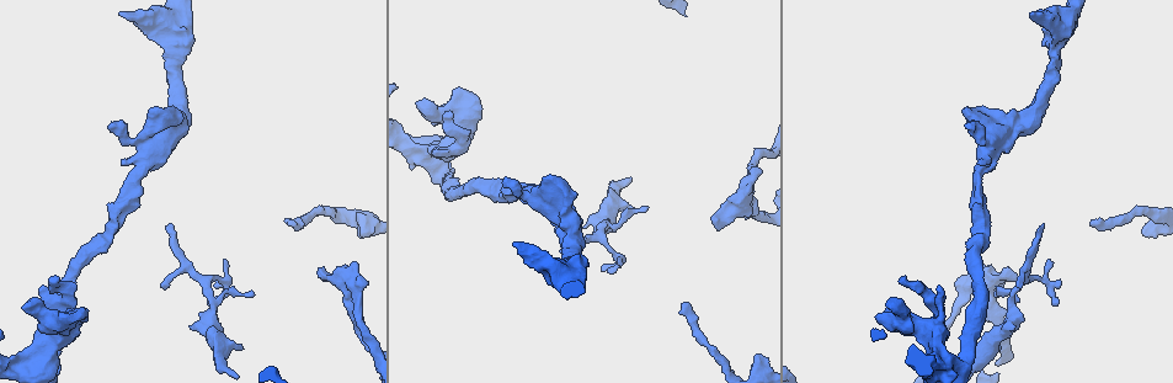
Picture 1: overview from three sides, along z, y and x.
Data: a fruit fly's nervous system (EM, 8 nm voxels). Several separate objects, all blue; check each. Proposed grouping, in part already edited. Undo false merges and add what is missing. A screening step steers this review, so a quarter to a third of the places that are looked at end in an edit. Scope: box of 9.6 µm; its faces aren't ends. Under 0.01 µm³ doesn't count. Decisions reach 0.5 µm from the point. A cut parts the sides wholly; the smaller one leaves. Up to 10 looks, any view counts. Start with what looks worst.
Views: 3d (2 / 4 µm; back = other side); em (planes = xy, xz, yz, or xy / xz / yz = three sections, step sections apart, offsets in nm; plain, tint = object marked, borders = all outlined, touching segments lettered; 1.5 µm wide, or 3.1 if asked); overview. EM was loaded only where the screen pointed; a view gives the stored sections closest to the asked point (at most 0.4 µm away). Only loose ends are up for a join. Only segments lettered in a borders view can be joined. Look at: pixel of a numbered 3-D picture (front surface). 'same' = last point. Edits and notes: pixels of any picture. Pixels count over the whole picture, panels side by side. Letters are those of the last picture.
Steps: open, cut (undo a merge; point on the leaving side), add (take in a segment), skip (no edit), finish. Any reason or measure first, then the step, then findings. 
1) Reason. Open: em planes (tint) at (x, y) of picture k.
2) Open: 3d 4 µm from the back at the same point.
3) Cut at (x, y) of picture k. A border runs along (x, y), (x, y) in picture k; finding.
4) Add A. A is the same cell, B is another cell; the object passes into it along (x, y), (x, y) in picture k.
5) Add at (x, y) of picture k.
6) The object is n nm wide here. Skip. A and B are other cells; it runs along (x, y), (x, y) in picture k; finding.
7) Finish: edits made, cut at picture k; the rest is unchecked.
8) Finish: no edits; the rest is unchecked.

Stops while still wide. Open: em xy step 4 (borders) at (120, 12) of picture 1.

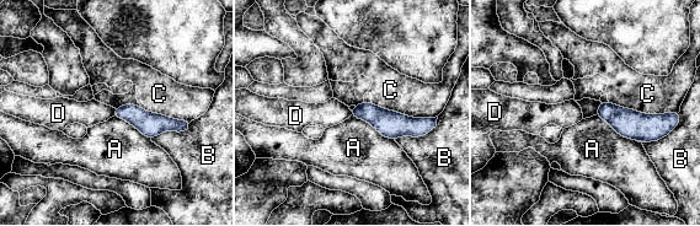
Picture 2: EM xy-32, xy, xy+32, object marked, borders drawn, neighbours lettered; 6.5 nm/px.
Open: em planes (borders) at the same point.

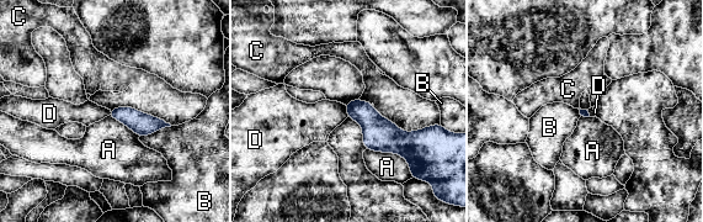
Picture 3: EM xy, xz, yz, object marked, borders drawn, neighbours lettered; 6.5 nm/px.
The longest contact is with C, 420 nm. Skip. A, B, C and D are other cells; none of them fits.

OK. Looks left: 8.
Long arm stops here. Open: em planes (borders) at (1091, 226) of picture 1.

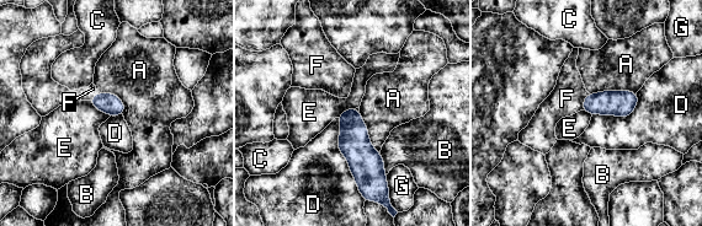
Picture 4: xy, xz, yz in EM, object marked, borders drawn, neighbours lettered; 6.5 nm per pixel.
Add F. F is the same cell, A, B, C, D, E and G are other cells; the object passes into it along (621, 103), (584, 103), (567, 98) in picture 4; the neuron continues.

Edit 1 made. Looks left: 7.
Open: overview.

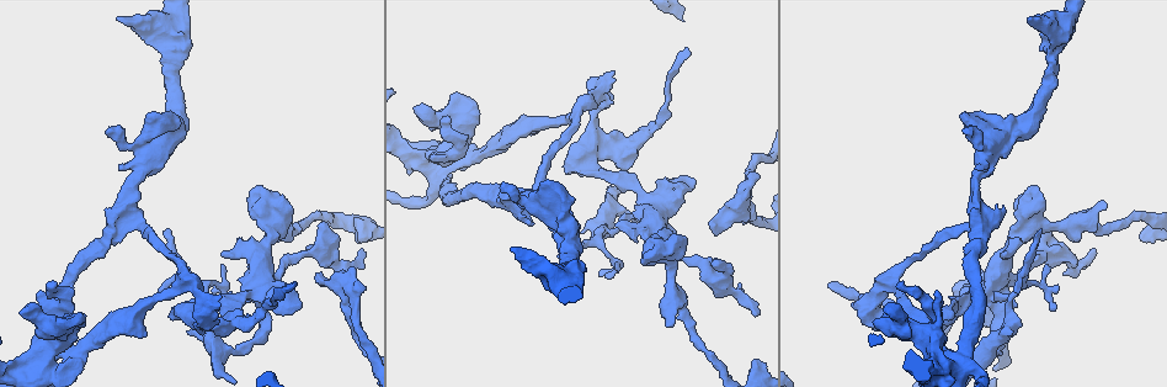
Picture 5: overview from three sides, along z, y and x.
Free end. Open: em planes (tint) at (167, 230) of picture 5.

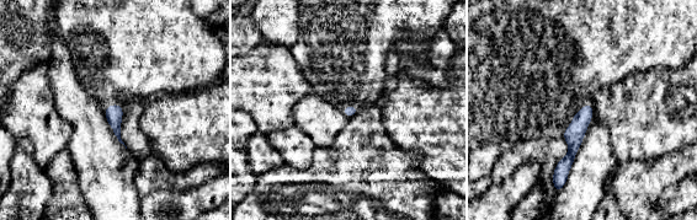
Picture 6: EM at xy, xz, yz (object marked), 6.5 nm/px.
Open: em planes (borders) at the same point.

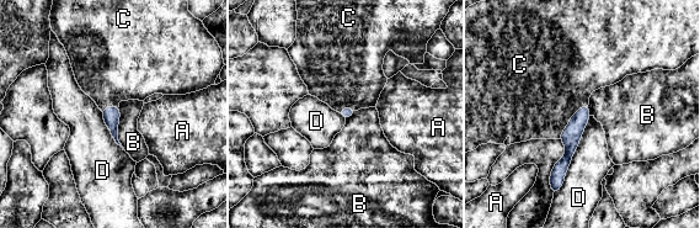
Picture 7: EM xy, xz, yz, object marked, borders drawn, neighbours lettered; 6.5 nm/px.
The longest contact is with D, 550 nm. Add C. C is the same cell, A, B and D are other cells; the object passes into it along (572, 133), (570, 118), (540, 94) in picture 7; the neuron continues.

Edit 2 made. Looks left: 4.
Finish: edits made, add at picture 4, add at picture 7; the rest is unchecked.

